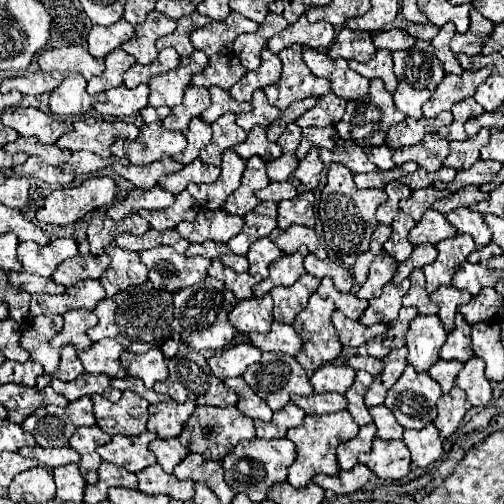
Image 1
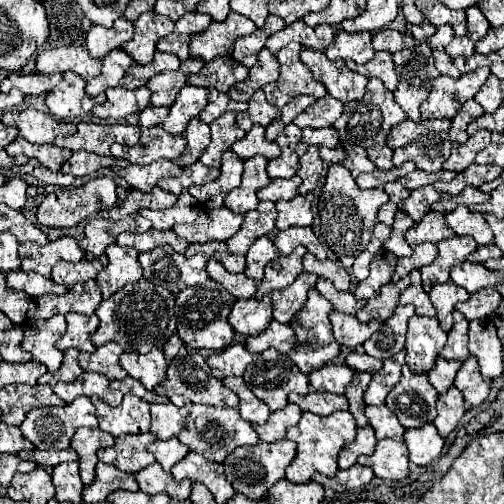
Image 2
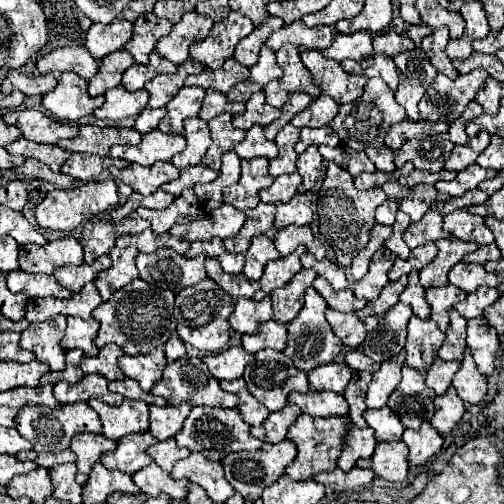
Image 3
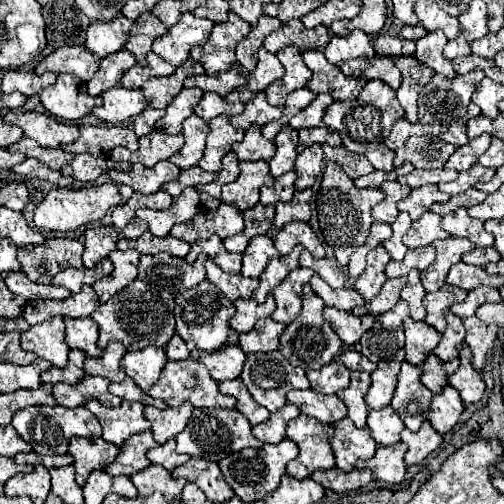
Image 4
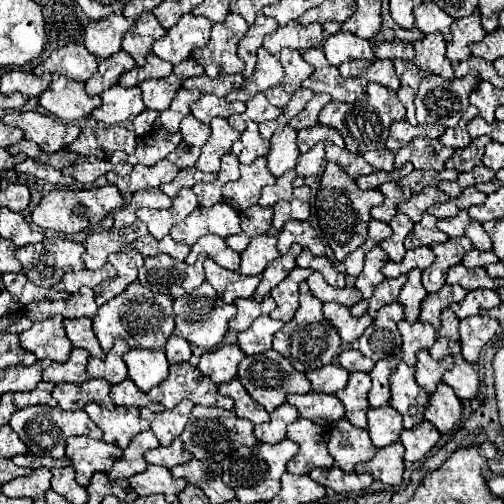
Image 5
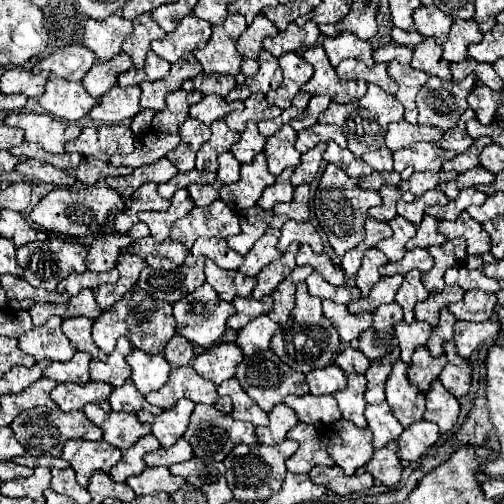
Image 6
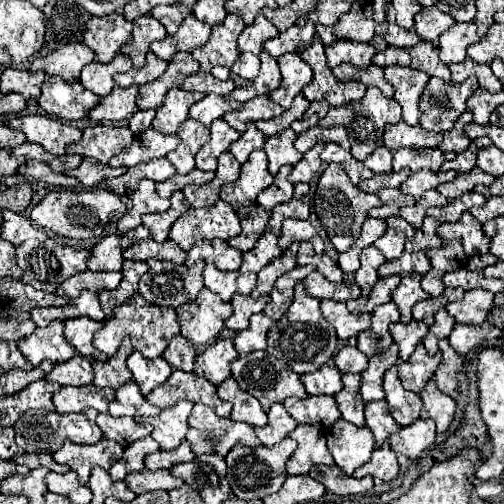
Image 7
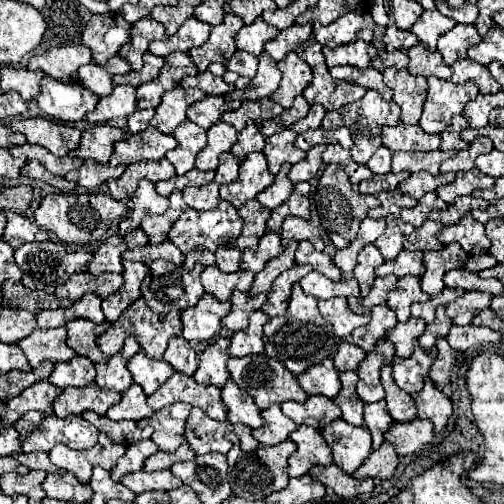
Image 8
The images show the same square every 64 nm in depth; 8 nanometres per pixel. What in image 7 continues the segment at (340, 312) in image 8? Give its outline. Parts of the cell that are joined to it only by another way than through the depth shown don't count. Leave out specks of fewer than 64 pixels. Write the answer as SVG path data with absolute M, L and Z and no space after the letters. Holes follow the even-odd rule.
M322 300L320 308L324 318L336 328L336 334L340 340L356 338L370 324L370 314L350 314L344 302Z

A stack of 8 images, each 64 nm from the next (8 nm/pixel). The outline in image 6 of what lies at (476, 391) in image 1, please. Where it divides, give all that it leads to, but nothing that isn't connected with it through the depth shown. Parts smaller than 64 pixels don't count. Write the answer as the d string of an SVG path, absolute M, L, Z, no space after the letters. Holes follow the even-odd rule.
M448 341L448 344L444 344L444 350L446 350L448 364L446 364L444 370L440 372L440 382L442 382L444 388L446 388L448 392L452 392L456 398L464 398L464 396L470 394L470 386L472 386L472 366L458 356L453 341Z

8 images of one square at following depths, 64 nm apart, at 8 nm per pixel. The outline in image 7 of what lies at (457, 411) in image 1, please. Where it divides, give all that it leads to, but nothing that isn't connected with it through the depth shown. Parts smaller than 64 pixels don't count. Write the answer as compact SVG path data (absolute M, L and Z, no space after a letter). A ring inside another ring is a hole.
M434 380L426 384L426 388L420 392L420 398L424 402L422 418L432 418L436 422L438 432L446 432L454 420L456 402L448 394L440 392Z

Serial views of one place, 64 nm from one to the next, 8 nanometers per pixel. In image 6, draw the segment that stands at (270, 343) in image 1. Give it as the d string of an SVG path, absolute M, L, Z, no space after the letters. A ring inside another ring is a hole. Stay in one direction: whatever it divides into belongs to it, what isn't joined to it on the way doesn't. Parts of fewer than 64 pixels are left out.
M266 314L258 316L258 318L252 320L252 324L244 326L238 332L236 344L242 348L244 356L252 356L258 350L268 350L270 348L270 340L272 340L276 328L280 328L280 326L274 324Z

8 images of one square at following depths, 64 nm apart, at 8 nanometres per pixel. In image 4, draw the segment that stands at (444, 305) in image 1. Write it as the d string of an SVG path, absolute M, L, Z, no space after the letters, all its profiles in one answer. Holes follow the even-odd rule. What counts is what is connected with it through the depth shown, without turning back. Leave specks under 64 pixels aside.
M444 284L440 290L432 292L432 294L426 294L424 298L424 306L428 310L424 322L432 324L438 332L444 332L444 310L450 308L454 302L460 302L466 298L466 292L460 290L458 286L452 286L452 284Z

